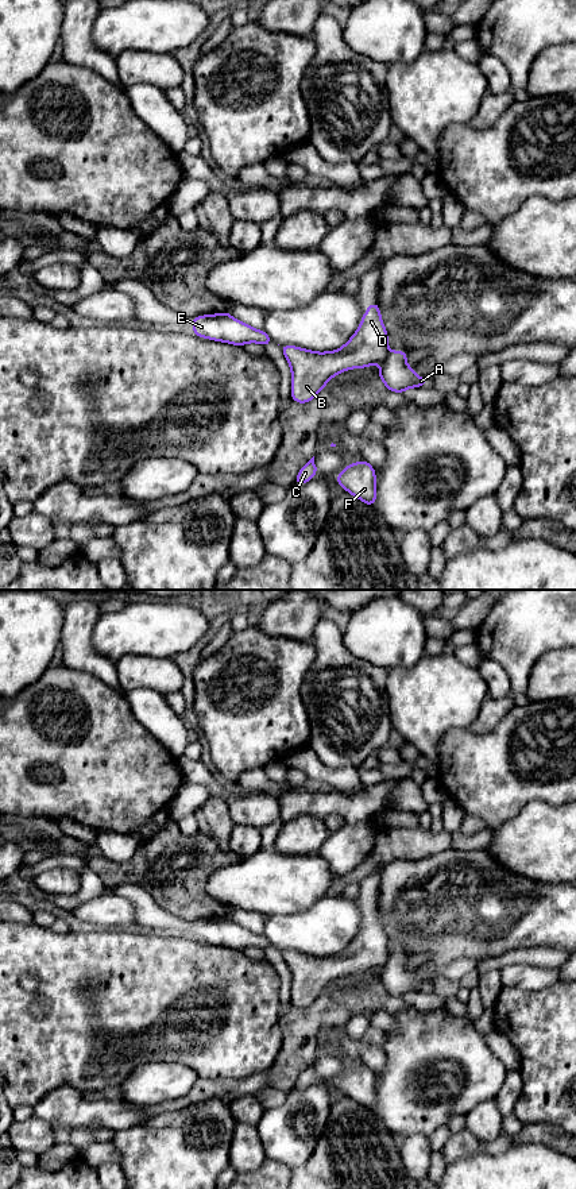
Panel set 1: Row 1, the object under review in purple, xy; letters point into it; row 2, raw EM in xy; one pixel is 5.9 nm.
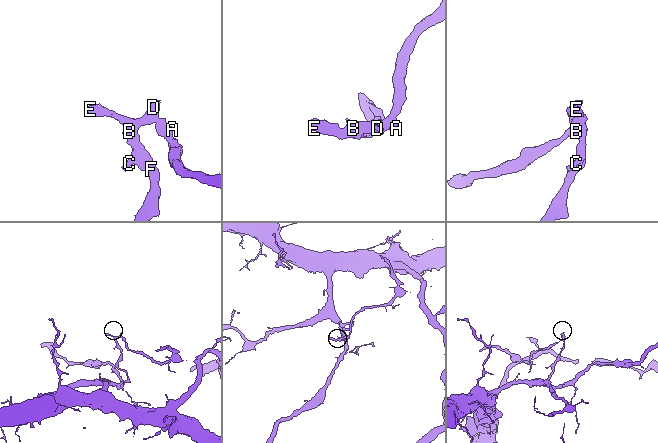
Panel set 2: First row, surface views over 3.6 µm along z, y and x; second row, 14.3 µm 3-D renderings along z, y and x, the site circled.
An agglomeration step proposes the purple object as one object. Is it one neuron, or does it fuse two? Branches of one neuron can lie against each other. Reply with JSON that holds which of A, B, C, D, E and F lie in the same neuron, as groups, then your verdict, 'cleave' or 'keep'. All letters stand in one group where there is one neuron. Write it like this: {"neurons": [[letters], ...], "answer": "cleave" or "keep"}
{"neurons": [["A"], ["B", "C", "D", "E", "F"]], "answer": "cleave"}

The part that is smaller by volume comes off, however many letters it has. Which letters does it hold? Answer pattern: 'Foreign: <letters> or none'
Foreign: A

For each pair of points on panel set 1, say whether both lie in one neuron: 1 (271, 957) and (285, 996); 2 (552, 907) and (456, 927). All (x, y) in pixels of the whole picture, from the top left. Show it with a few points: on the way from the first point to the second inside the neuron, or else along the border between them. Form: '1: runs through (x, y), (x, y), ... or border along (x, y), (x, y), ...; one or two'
1: runs through (281, 966), (285, 975), (285, 987); one
2: runs through (528, 911), (480, 911); one

